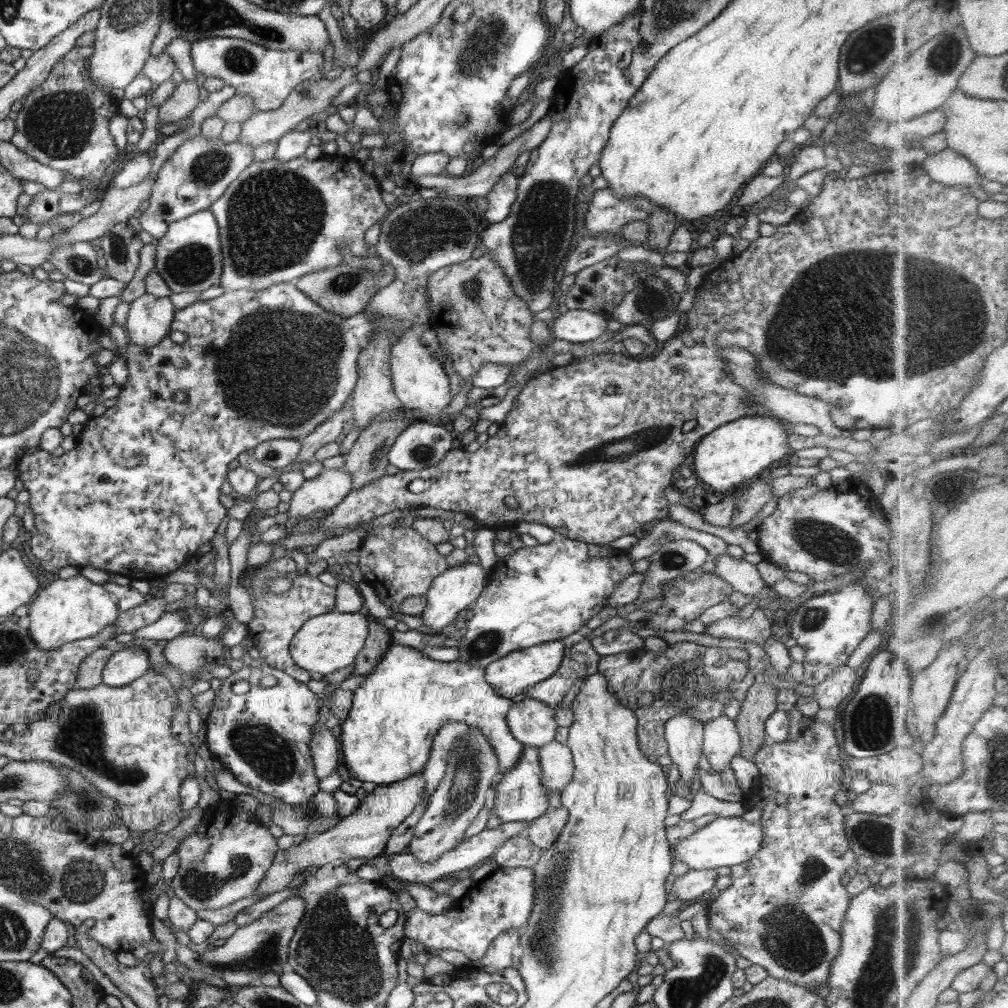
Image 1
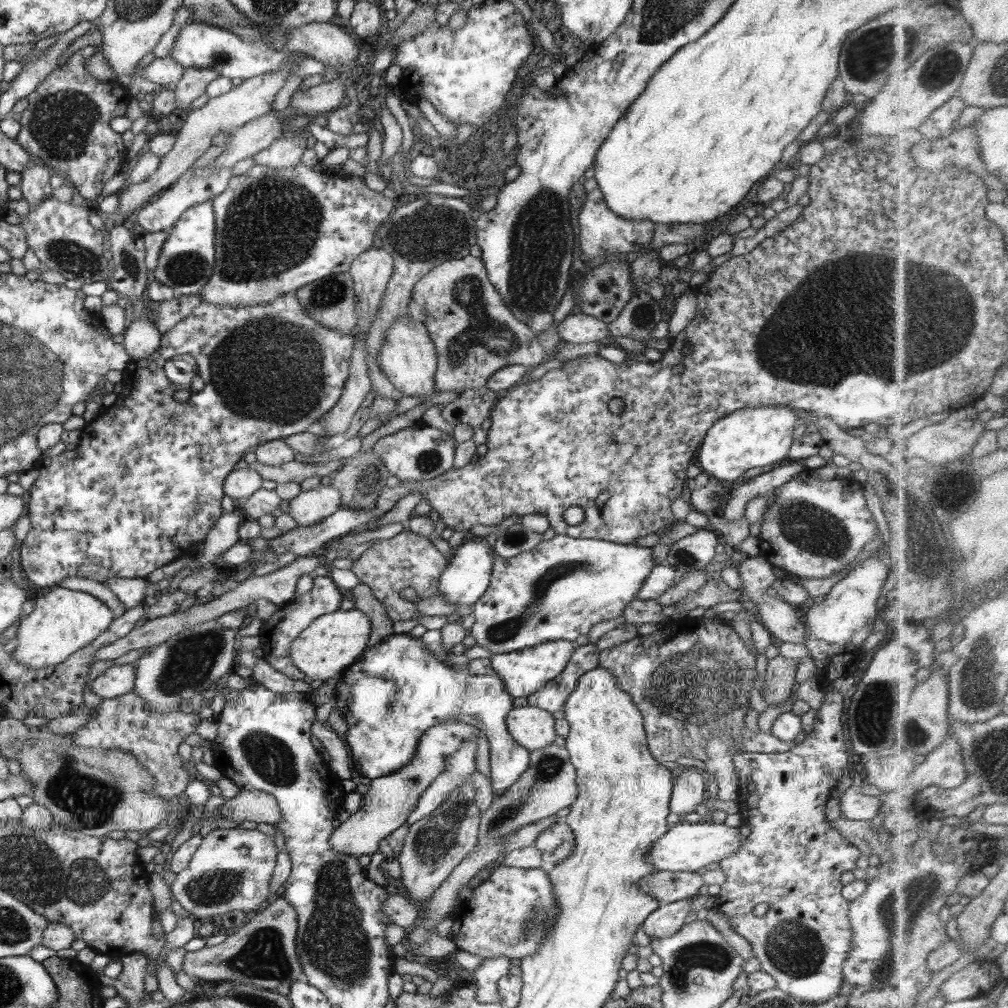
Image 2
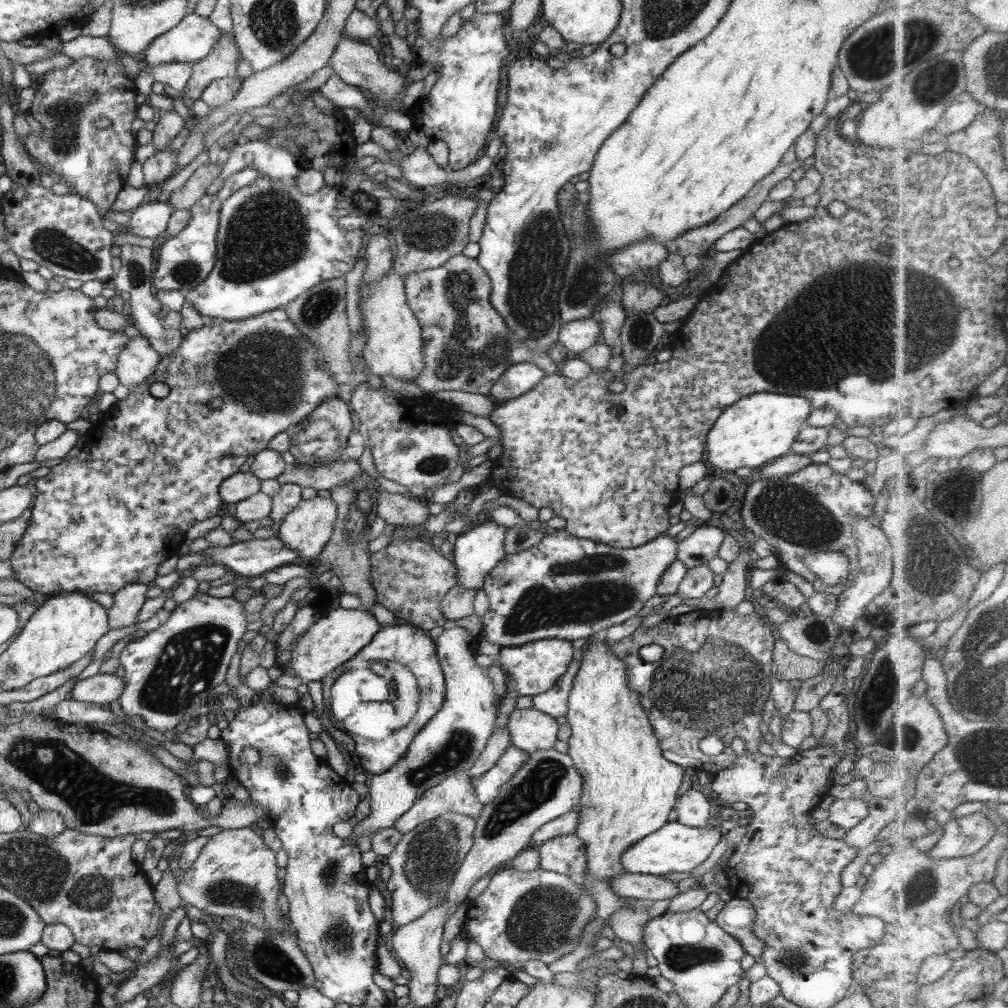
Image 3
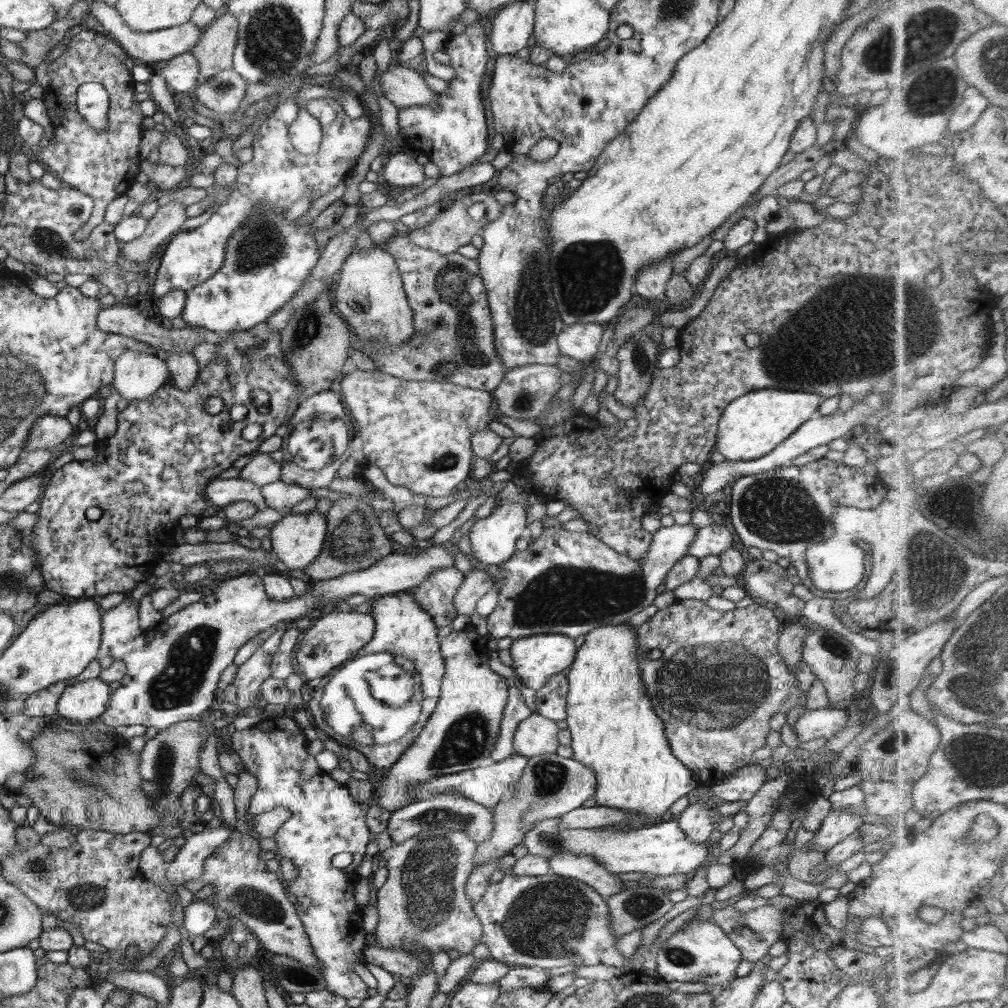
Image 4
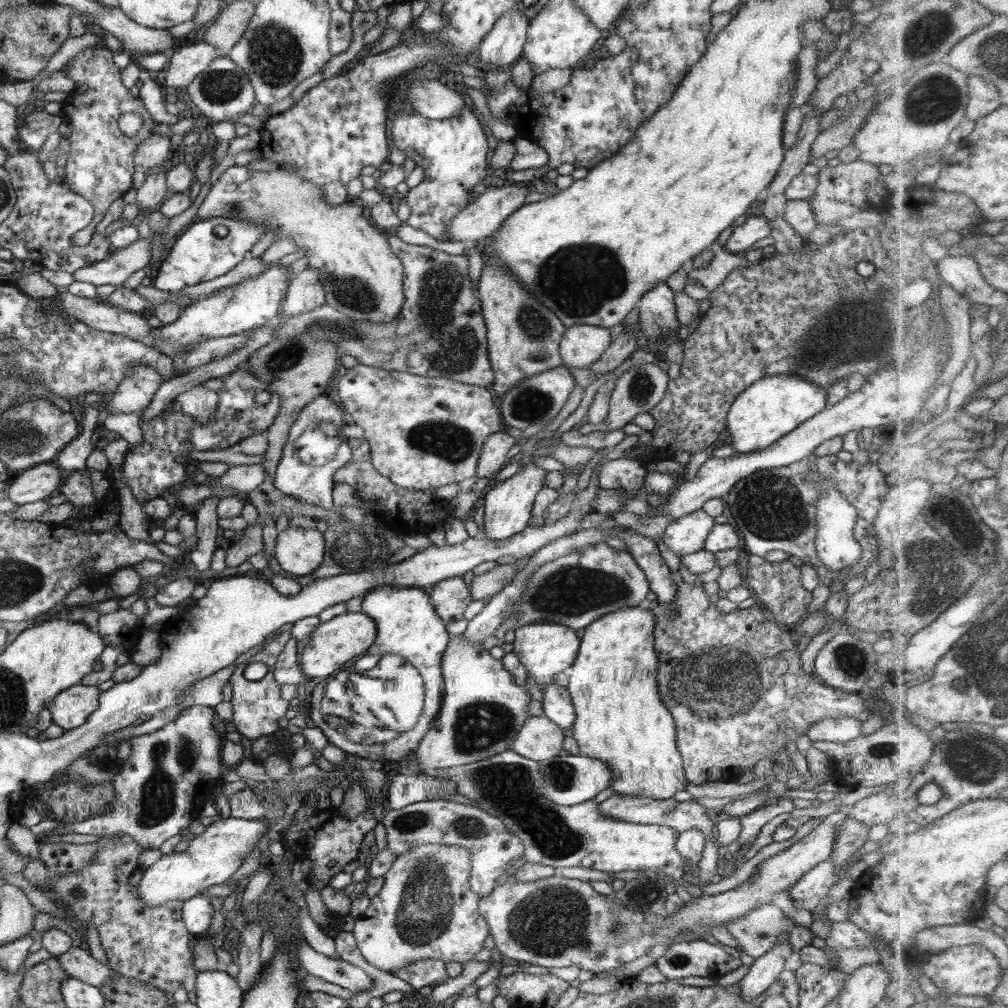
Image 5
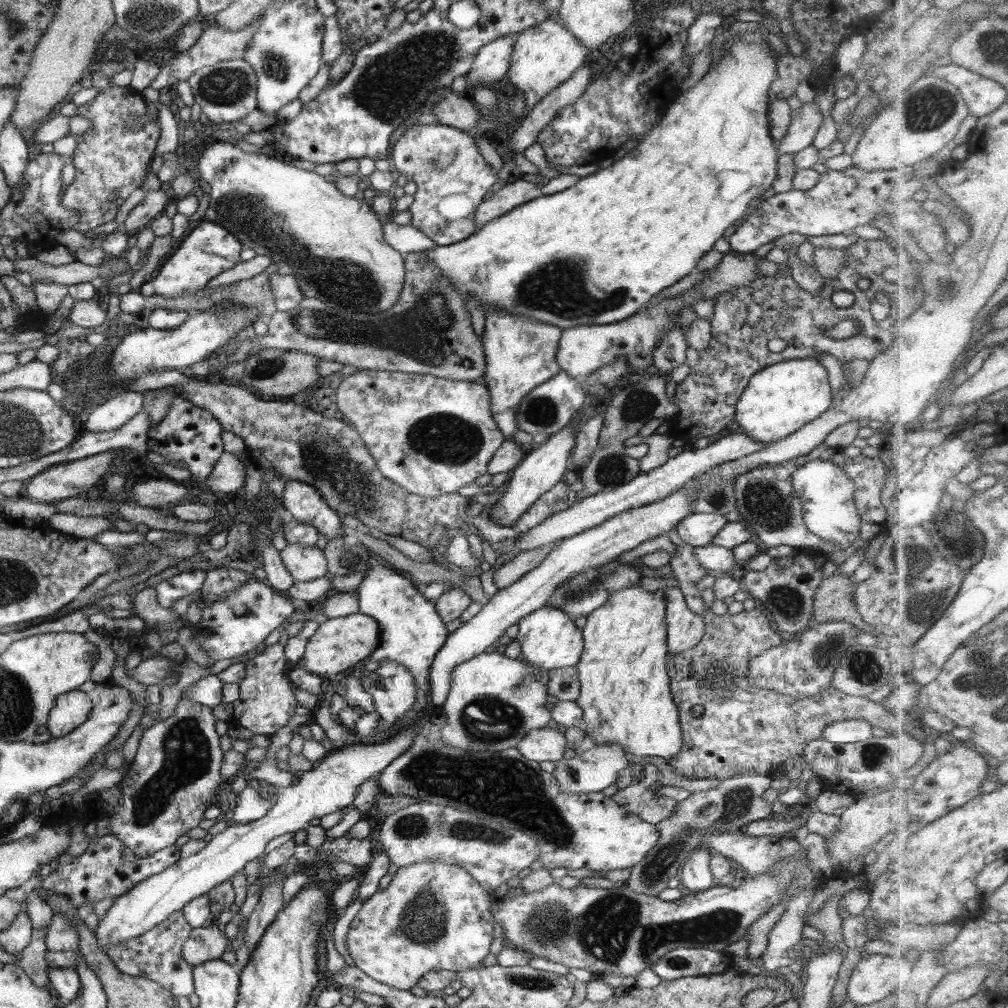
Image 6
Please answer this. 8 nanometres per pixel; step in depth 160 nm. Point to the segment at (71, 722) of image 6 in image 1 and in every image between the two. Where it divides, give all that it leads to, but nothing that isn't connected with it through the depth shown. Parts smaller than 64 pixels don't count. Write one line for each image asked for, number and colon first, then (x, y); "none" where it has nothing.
1: (124, 666)
2: (119, 679)
3: (102, 689)
4: (82, 703)
5: (70, 709)

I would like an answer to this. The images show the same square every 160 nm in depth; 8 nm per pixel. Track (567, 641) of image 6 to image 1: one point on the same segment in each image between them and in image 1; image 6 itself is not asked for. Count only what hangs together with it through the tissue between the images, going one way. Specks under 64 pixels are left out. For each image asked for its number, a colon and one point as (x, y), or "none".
1: (516, 672)
2: (524, 672)
3: (536, 666)
4: (536, 658)
5: (545, 649)

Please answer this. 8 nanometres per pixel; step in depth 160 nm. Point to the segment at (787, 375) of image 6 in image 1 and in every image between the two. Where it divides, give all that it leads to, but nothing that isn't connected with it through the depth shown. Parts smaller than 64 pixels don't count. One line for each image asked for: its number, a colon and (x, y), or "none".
1: (736, 452)
2: (753, 437)
3: (756, 429)
4: (751, 426)
5: (774, 406)

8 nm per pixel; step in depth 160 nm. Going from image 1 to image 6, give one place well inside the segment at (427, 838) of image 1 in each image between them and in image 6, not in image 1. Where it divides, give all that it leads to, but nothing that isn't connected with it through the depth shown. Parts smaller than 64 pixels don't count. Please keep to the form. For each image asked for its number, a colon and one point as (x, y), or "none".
2: (433, 848)
3: (424, 863)
4: (423, 900)
5: (426, 908)
6: (432, 916)

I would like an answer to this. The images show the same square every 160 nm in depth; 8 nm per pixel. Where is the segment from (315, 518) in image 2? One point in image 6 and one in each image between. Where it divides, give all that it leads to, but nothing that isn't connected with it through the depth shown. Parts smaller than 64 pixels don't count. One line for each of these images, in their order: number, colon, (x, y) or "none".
3: (307, 529)
4: (297, 539)
5: (300, 552)
6: (305, 563)

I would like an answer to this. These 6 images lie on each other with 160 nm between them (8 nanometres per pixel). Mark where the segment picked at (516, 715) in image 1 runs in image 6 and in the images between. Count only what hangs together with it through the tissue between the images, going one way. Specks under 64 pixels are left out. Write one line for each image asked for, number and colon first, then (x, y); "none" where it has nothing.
2: (533, 728)
3: (530, 730)
4: (535, 735)
5: (539, 739)
6: (545, 743)

